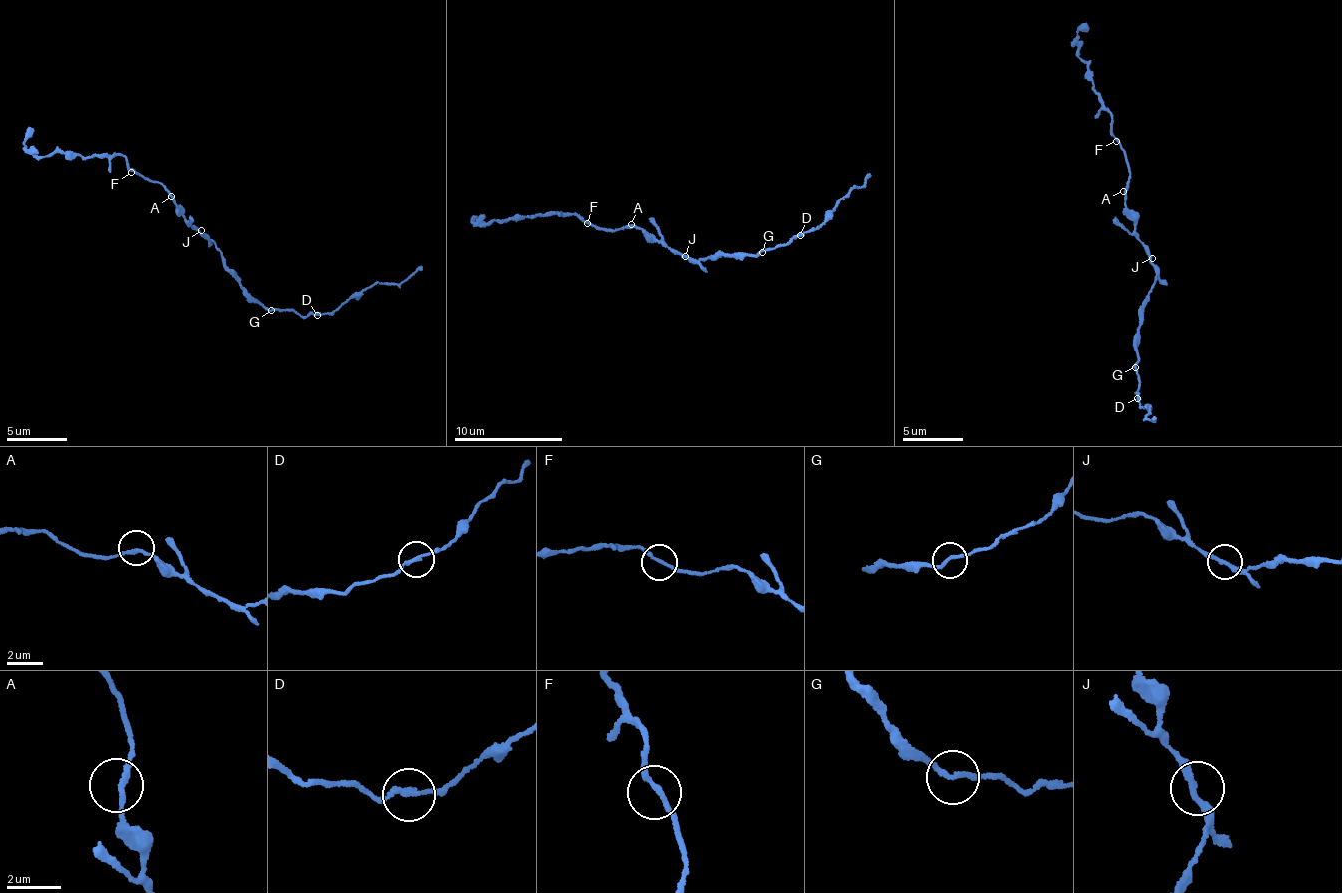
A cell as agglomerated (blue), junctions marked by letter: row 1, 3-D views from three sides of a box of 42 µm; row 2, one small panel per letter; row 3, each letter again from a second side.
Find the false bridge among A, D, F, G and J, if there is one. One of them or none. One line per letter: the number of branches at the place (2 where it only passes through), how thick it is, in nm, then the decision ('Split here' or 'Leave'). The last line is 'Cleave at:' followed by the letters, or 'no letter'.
A: Branches: 2. Thickness 180 nm. Leave
D: Branches: 2. Thickness 180 nm. Leave
F: Branches: 2. Thickness 180 nm. Leave
G: Branches: 2. Thickness 190 nm. Leave
J: Branches: 2. Thickness 240 nm. Leave
Cleave at: no letter

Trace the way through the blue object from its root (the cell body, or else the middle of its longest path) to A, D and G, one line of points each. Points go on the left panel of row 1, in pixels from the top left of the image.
A: (199, 233), (185, 217), (185, 209), (176, 205), (176, 200), (171, 196)
D: (199, 233), (217, 248), (222, 263), (234, 273), (242, 288), (271, 310), (291, 307), (299, 314), (316, 314)
G: (199, 233), (217, 248), (222, 263), (234, 273), (242, 288), (271, 310)

